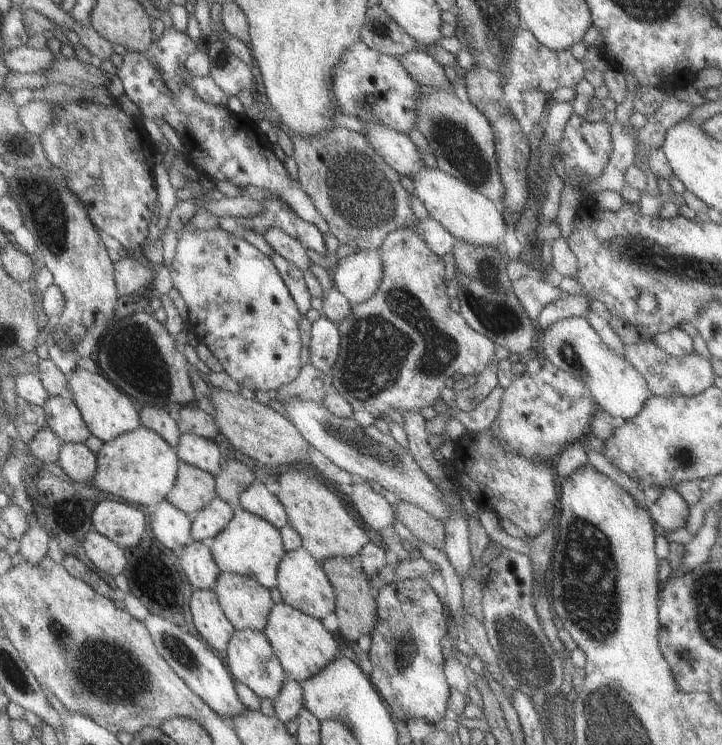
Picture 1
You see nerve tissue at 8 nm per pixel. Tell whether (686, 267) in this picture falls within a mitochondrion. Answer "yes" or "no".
yes

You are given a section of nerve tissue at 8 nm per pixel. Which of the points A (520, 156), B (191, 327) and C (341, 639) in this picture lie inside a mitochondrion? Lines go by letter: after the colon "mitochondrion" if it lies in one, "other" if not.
A: other
B: other
C: other

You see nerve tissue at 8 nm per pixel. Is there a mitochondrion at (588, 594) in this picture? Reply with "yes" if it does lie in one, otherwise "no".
yes

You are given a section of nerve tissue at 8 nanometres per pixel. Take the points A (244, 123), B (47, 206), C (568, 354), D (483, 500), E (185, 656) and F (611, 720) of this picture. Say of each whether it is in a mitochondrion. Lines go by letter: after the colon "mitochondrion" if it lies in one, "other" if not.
A: other
B: mitochondrion
C: mitochondrion
D: other
E: mitochondrion
F: mitochondrion

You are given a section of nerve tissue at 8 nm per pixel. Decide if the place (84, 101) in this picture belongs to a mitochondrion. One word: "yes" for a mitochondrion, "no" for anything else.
no

